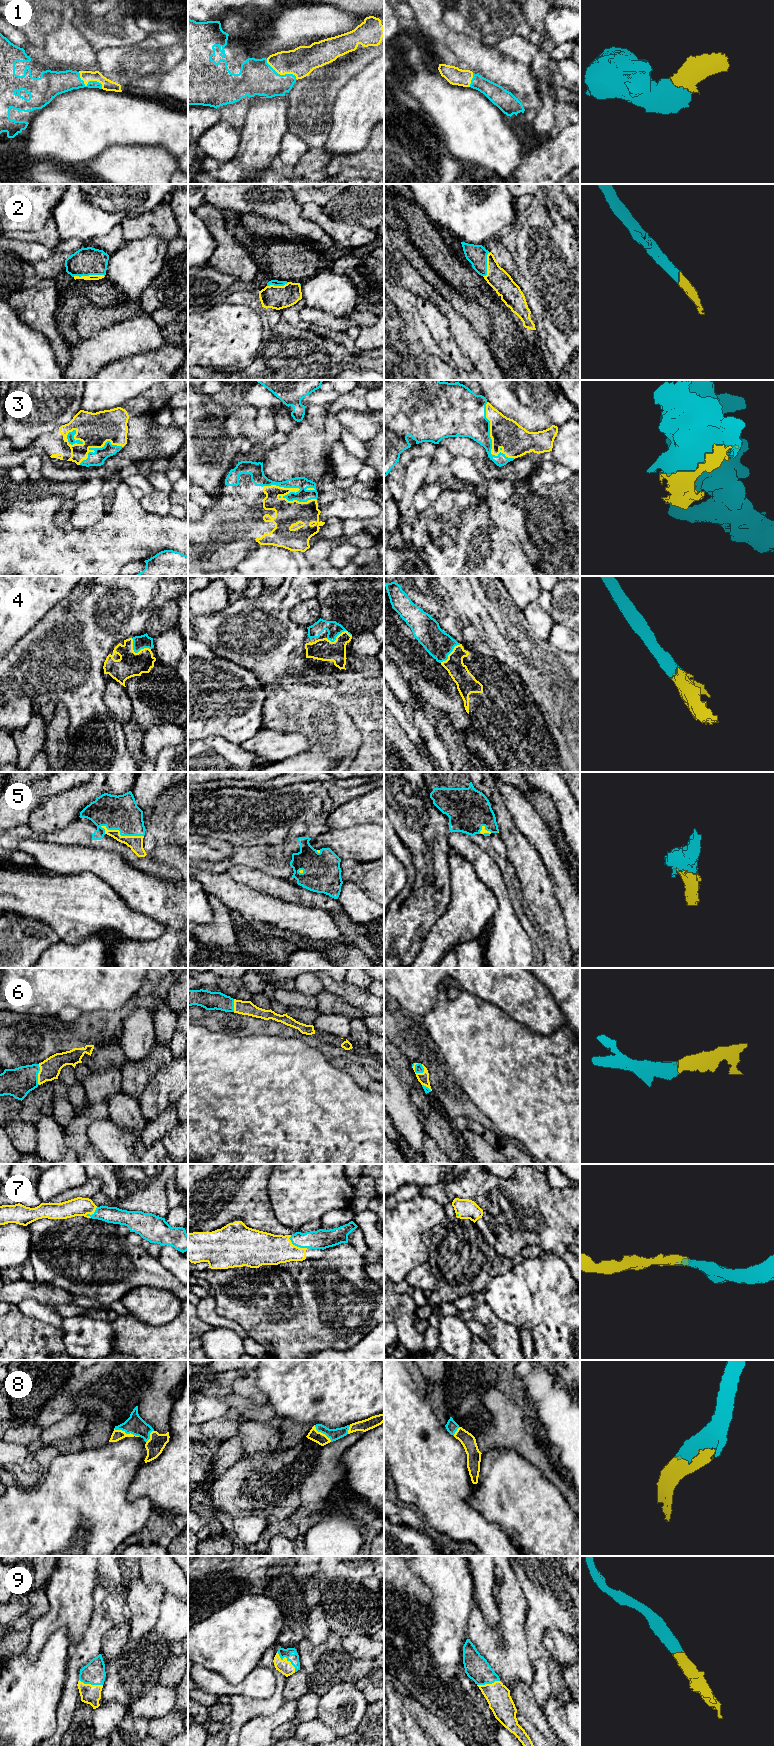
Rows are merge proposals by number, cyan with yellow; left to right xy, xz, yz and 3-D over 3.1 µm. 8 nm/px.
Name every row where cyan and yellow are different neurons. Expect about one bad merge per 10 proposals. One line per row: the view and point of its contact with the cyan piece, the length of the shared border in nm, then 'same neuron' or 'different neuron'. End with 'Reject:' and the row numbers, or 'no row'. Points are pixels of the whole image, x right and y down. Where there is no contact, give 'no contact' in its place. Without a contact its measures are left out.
1: meets cyan in xy at (89, 81); contact 240 nm long; same neuron
2: meets cyan in xy at (88, 275); contact 260 nm long; same neuron
3: meets cyan in xz at (294, 492); contact 460 nm long; same neuron
4: meets cyan in xy at (136, 652); contact 180 nm long; same neuron
5: meets cyan in xy at (121, 835); contact 360 nm long; same neuron
6: meets cyan in yz at (416, 1072); contact 120 nm long; same neuron
7: meets cyan in xz at (297, 1246); contact 180 nm long; same neuron
8: meets cyan in xy at (127, 1433); contact 220 nm long; same neuron
9: meets cyan in xz at (287, 1659); contact 220 nm long; same neuron
Reject: no row

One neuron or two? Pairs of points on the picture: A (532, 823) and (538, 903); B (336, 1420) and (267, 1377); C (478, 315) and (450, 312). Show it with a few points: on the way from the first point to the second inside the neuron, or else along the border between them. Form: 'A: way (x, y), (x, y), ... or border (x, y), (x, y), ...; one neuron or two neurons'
A: border (518, 830), (535, 848), (545, 868); two neurons
B: way (319, 1404), (313, 1404), (284, 1377); one neuron
C: border (443, 296), (475, 330); two neurons

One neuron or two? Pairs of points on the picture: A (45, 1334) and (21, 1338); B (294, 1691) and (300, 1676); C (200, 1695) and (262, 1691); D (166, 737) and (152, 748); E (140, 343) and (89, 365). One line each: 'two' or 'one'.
A: one
B: one
C: two
D: one
E: one

